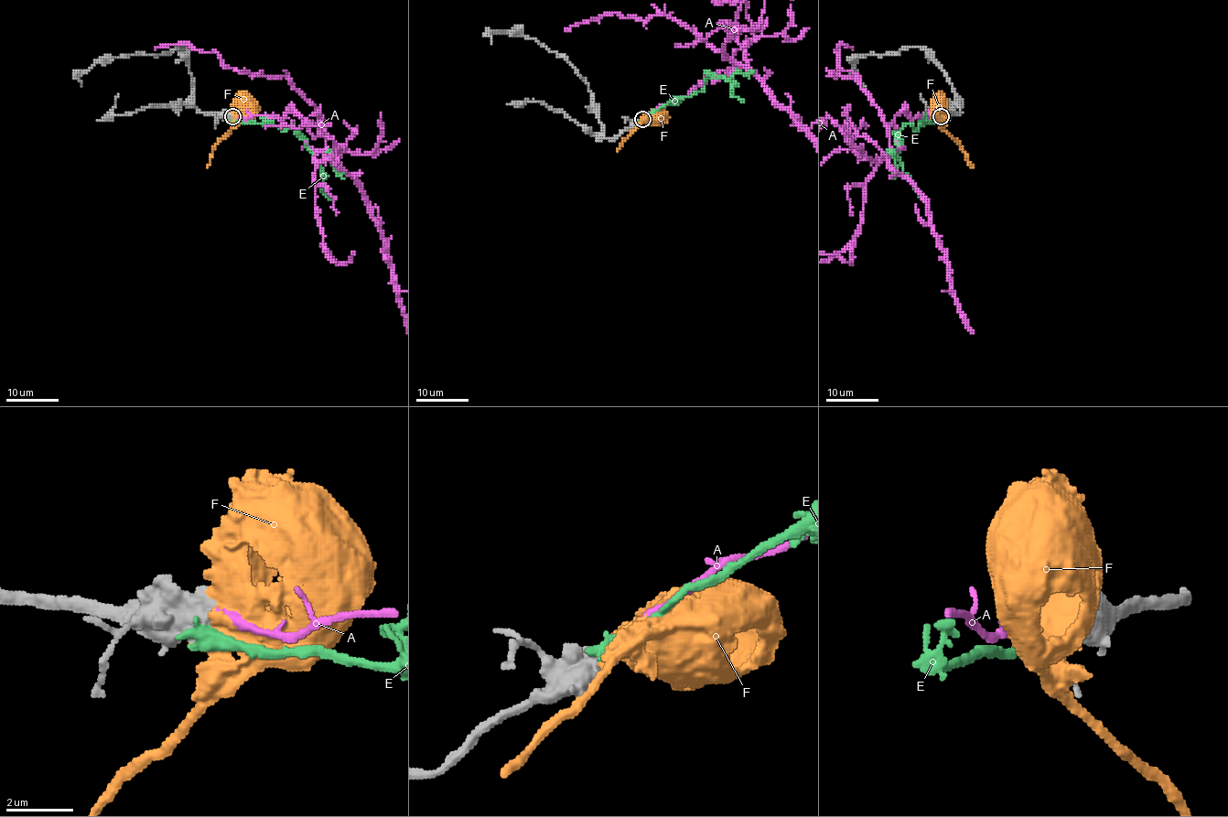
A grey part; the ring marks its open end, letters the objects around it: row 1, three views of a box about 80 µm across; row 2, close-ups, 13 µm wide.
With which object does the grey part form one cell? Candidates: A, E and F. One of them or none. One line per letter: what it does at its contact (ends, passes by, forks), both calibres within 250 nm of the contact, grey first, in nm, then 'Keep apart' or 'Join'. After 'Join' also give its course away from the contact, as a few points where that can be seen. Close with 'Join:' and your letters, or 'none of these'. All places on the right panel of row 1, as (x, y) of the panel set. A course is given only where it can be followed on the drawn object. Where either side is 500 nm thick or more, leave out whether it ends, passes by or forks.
A: Thickness 600 nm (grey) against 300 nm. Keep apart
E: Thickness 800 nm (grey) against 550 nm. Keep apart
F: Thickness 800 nm (grey) against 550 nm. Keep apart
Join: none of these

